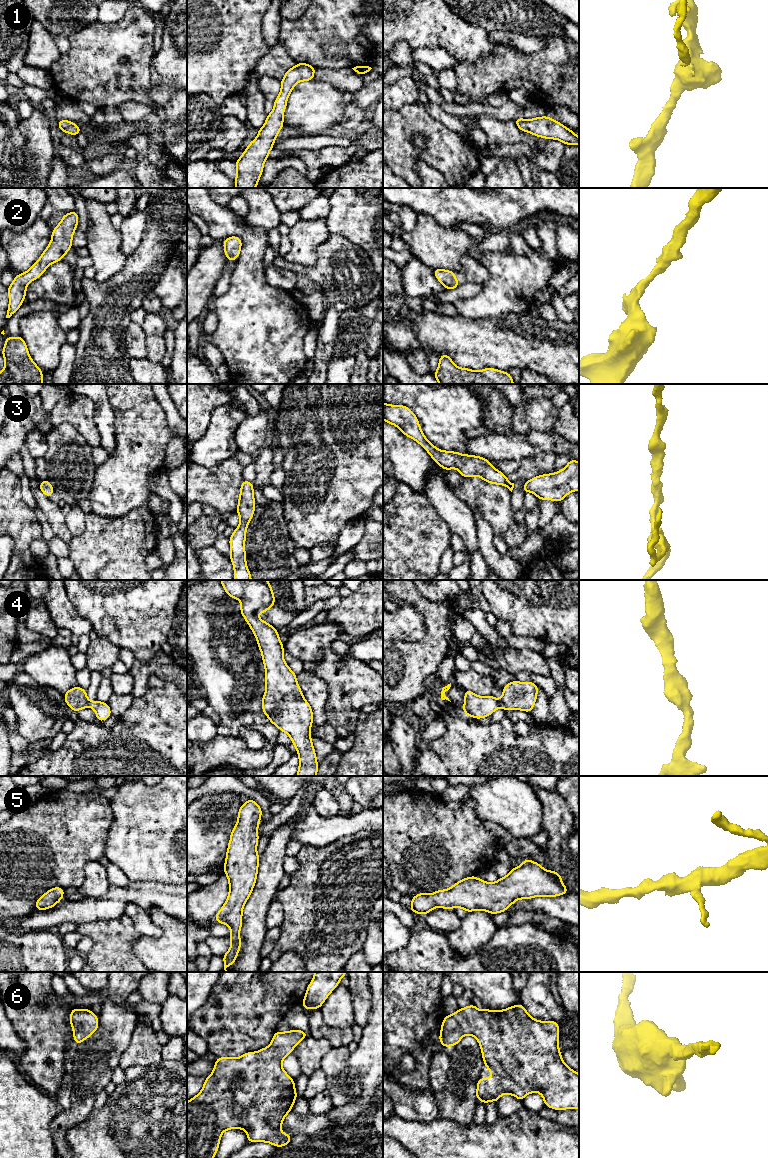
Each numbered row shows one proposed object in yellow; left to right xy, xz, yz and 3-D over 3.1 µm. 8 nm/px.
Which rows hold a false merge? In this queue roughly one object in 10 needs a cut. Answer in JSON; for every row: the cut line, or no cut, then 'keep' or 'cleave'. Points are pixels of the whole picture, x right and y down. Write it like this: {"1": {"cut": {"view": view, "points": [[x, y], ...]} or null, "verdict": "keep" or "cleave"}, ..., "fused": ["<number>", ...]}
{"1": {"cut": null, "verdict": "keep"}, "2": {"cut": null, "verdict": "keep"}, "3": {"cut": null, "verdict": "keep"}, "4": {"cut": null, "verdict": "keep"}, "5": {"cut": null, "verdict": "keep"}, "6": {"cut": null, "verdict": "keep"}, "fused": []}

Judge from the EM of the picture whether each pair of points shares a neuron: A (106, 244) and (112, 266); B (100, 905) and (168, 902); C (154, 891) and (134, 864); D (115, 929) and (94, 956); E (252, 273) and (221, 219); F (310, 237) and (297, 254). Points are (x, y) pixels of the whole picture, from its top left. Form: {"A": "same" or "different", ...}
{"A": "same", "B": "same", "C": "different", "D": "same", "E": "same", "F": "same"}

